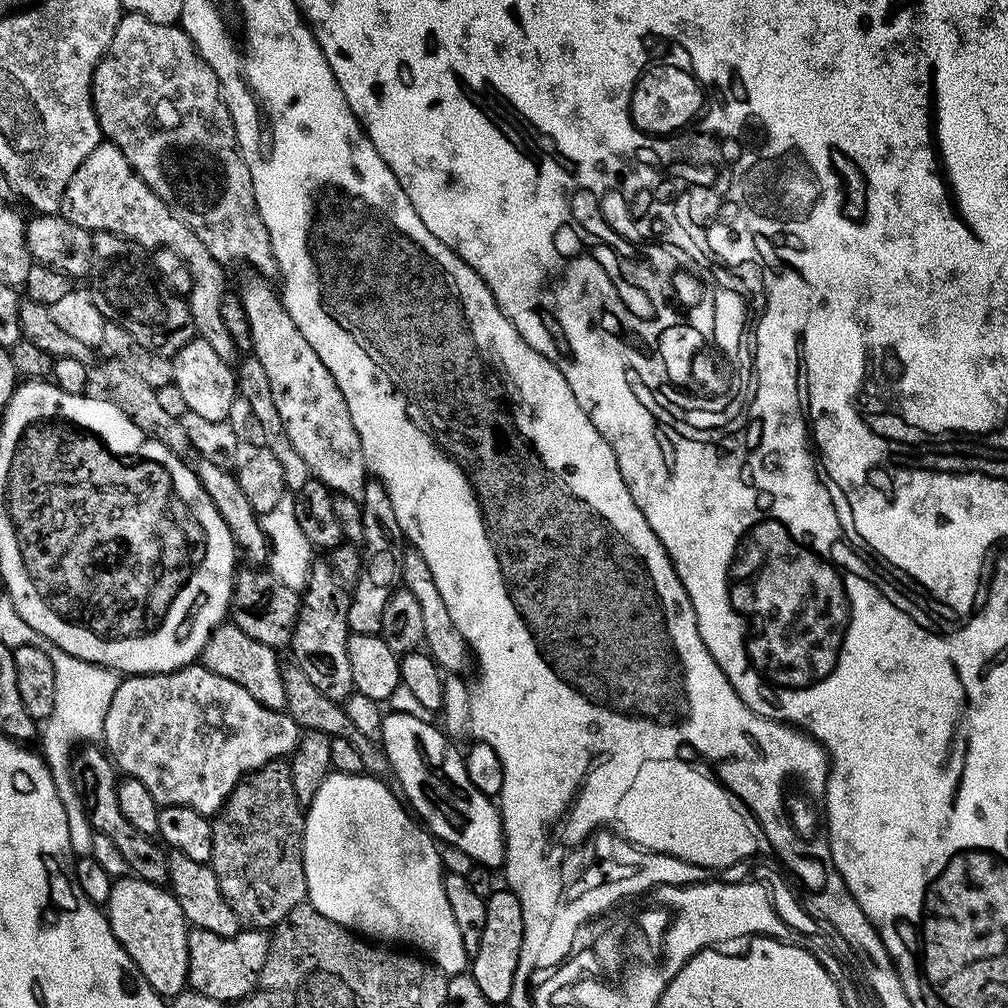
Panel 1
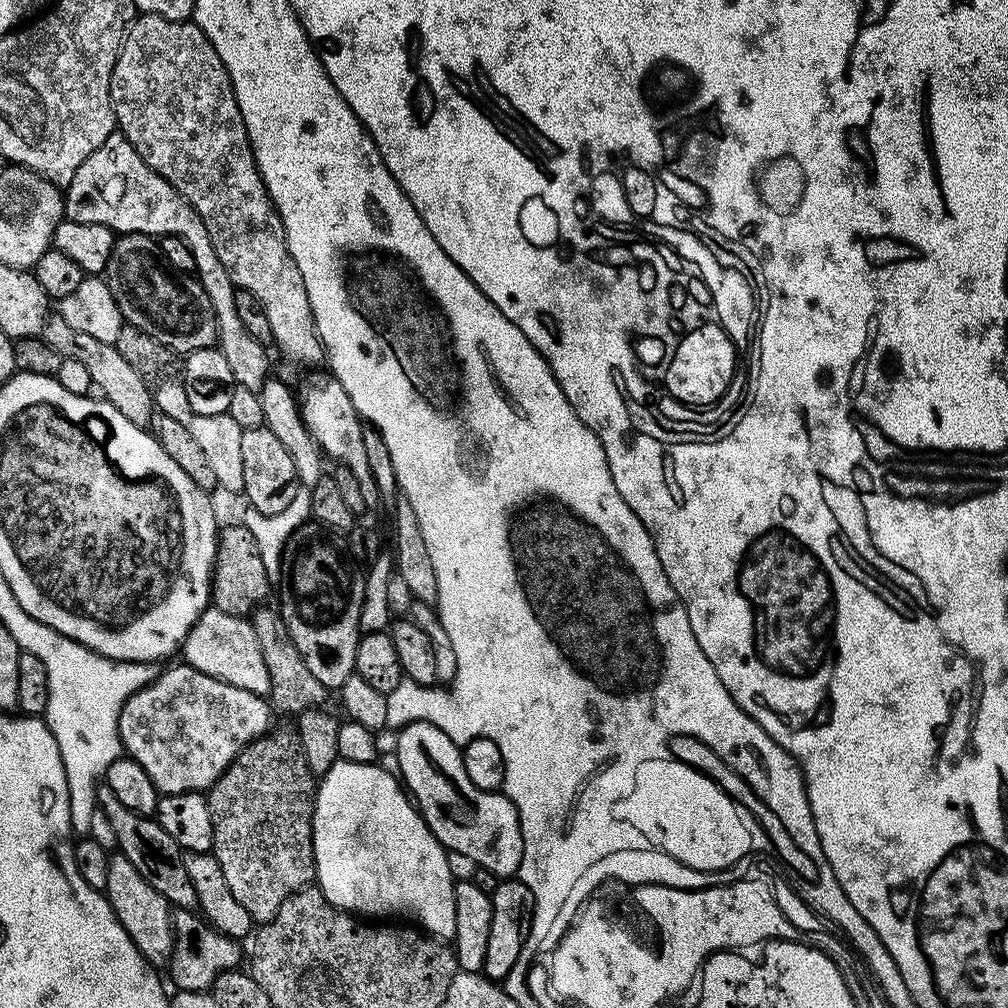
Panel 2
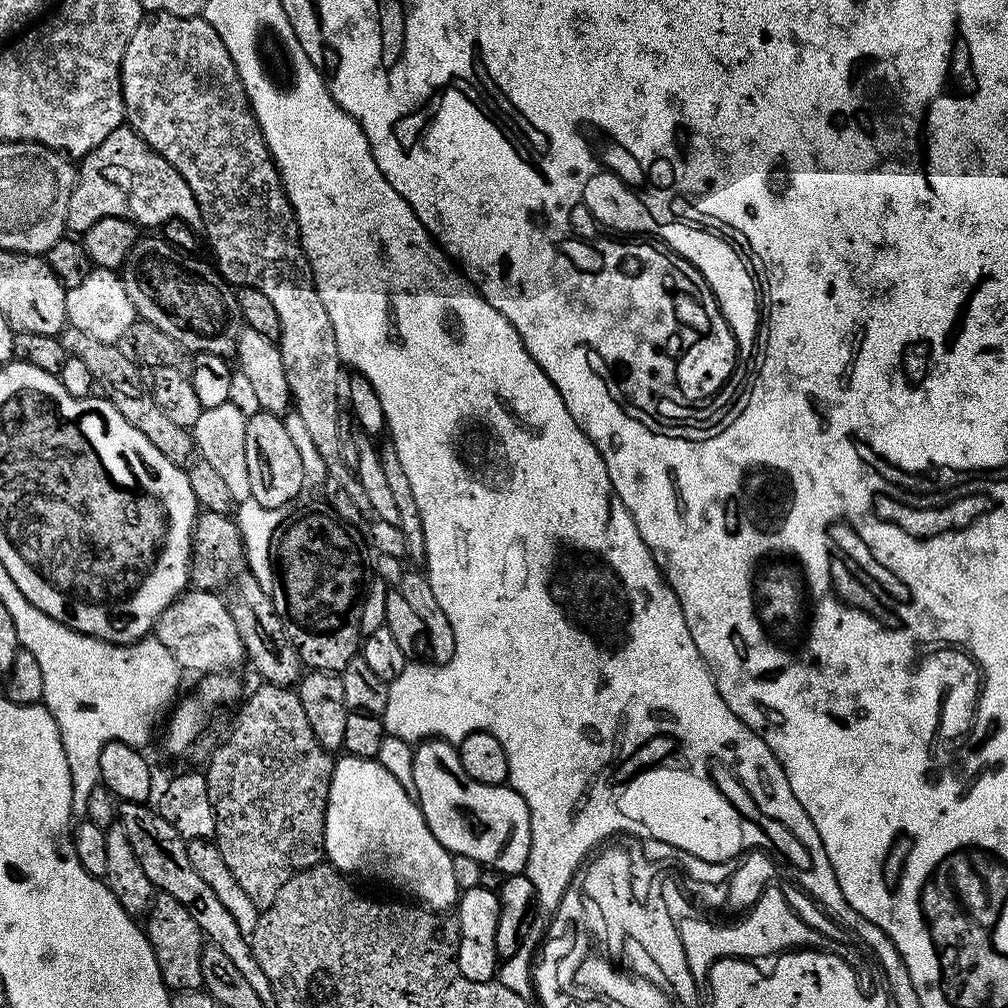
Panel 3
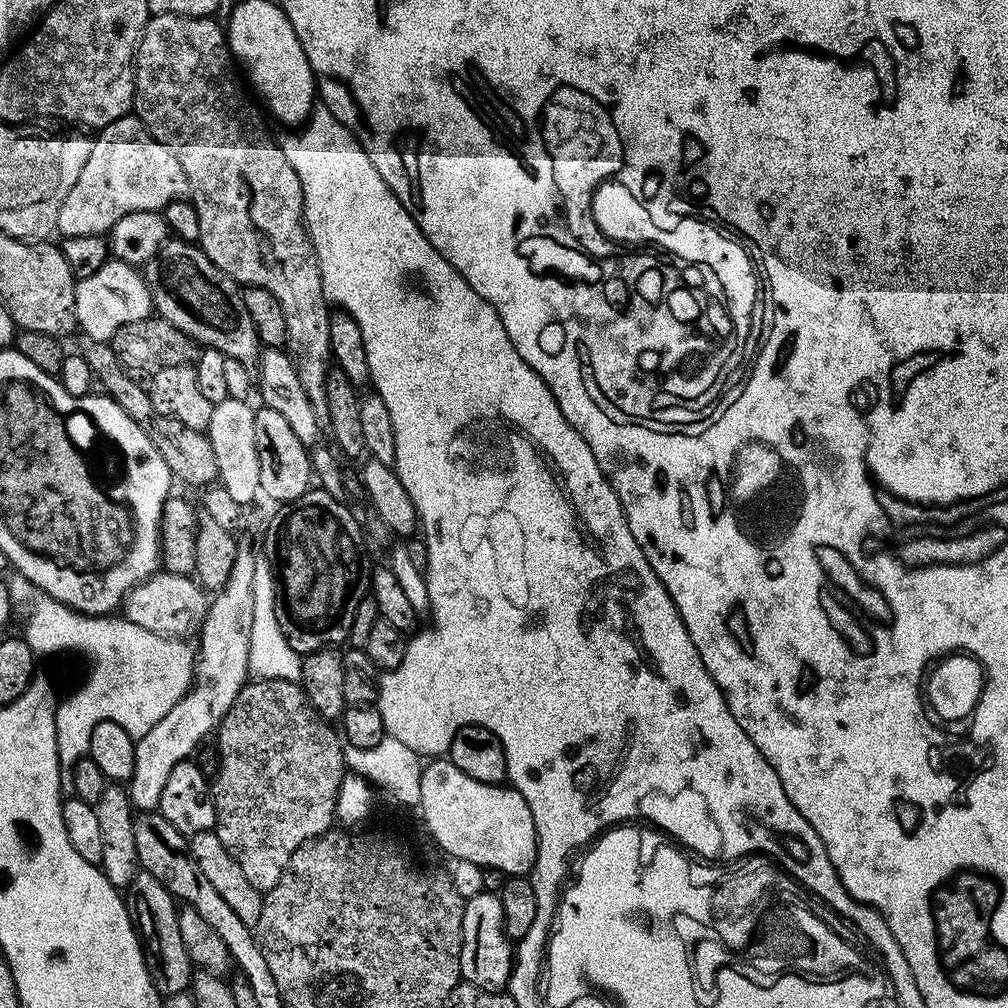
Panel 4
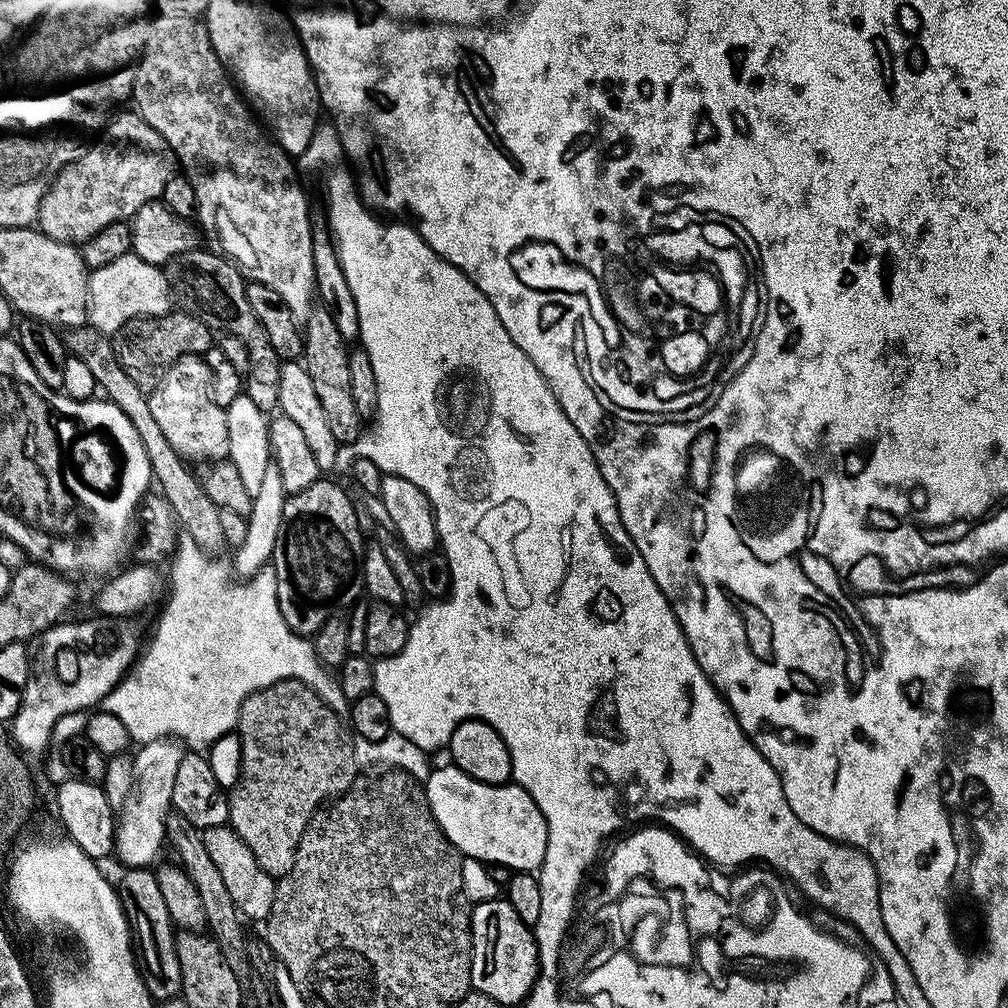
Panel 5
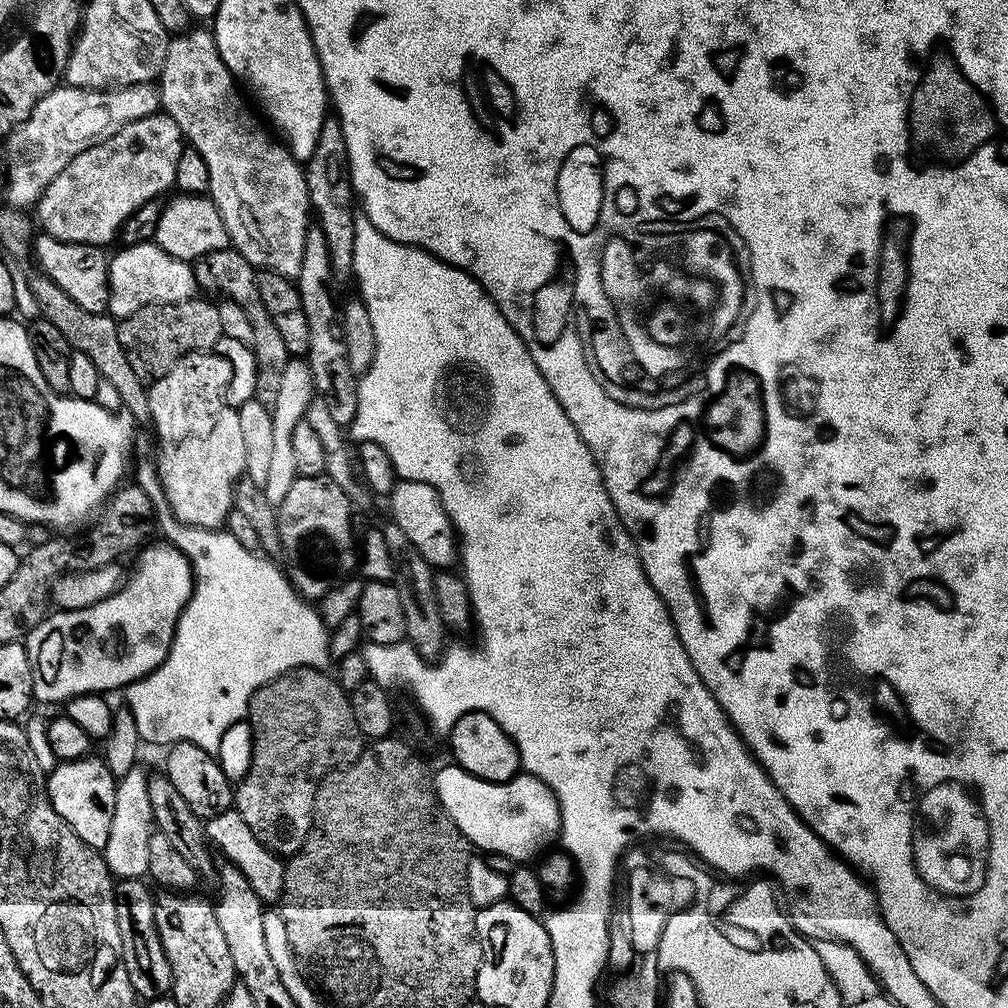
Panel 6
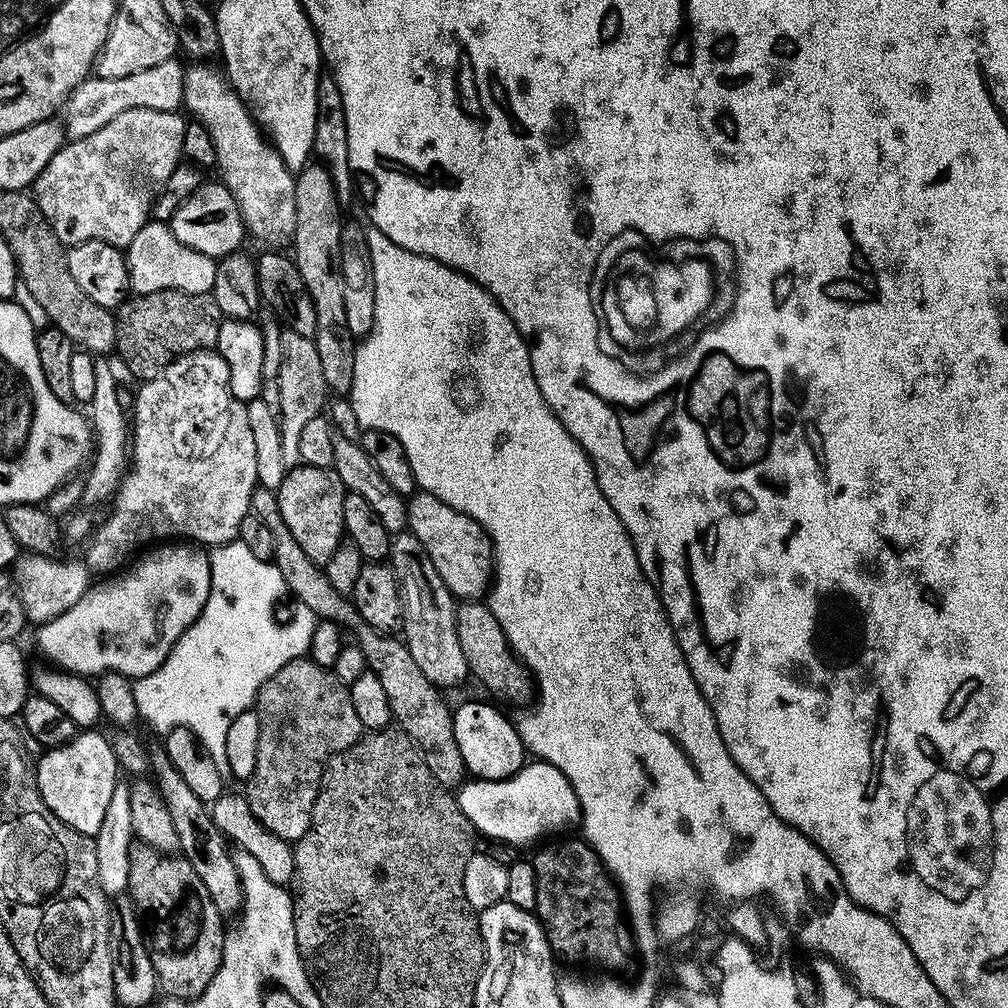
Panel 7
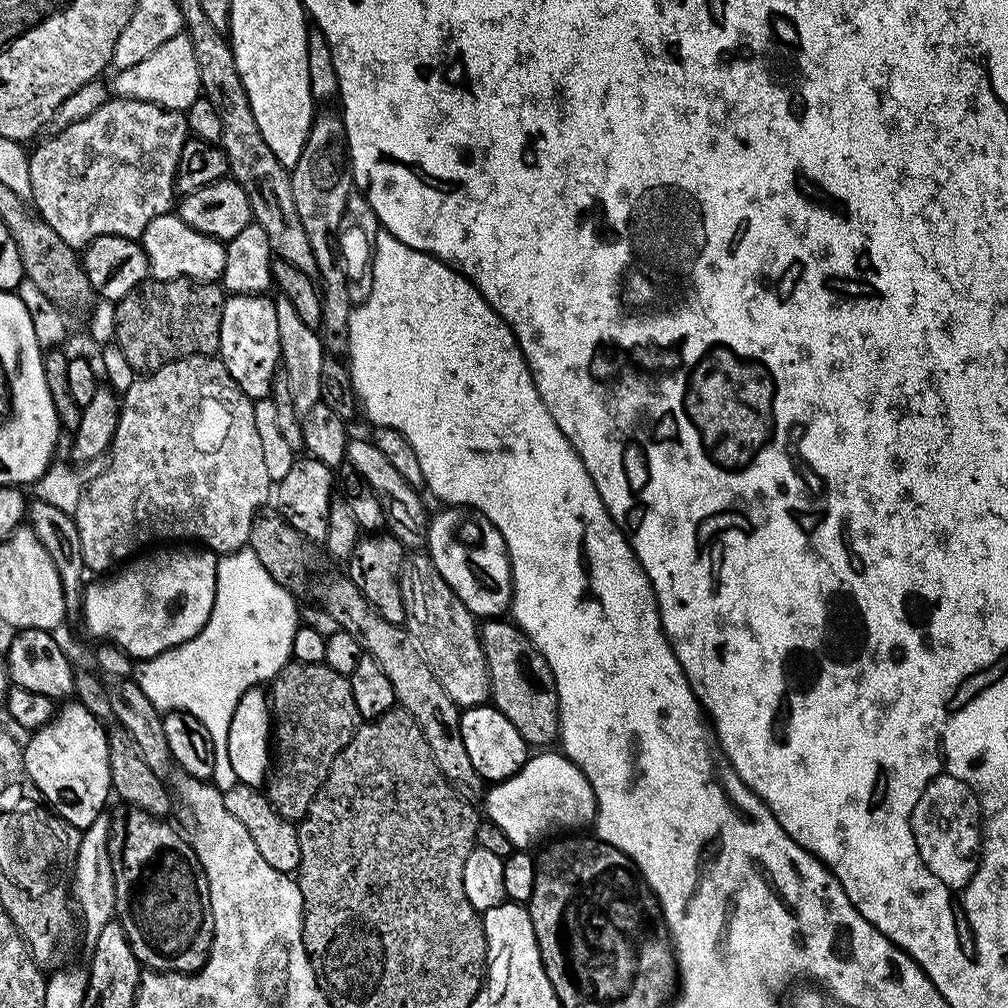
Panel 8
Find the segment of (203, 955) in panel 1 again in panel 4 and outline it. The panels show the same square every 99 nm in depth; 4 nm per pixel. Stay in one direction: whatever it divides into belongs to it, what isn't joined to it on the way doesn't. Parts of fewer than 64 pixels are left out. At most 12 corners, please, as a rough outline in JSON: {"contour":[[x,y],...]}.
{"contour":[[141,870],[126,890],[161,997],[189,991],[194,965],[176,897]]}

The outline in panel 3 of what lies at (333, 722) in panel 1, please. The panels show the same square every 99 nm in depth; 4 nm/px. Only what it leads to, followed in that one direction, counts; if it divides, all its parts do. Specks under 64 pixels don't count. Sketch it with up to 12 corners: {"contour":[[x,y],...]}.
{"contour":[[249,571],[224,594],[247,661],[291,687],[300,655],[271,595]]}

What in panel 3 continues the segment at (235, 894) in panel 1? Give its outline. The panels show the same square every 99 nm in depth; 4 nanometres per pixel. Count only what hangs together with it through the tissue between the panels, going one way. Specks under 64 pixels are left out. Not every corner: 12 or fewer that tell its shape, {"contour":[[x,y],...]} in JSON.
{"contour":[[299,691],[246,696],[206,775],[257,909],[321,863],[334,756]]}

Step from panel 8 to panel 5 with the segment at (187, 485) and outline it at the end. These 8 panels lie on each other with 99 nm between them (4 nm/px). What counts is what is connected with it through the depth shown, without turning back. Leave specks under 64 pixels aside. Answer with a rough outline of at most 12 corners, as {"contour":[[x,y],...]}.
{"contour":[[203,355],[182,357],[148,392],[173,450],[225,459],[228,414]]}

